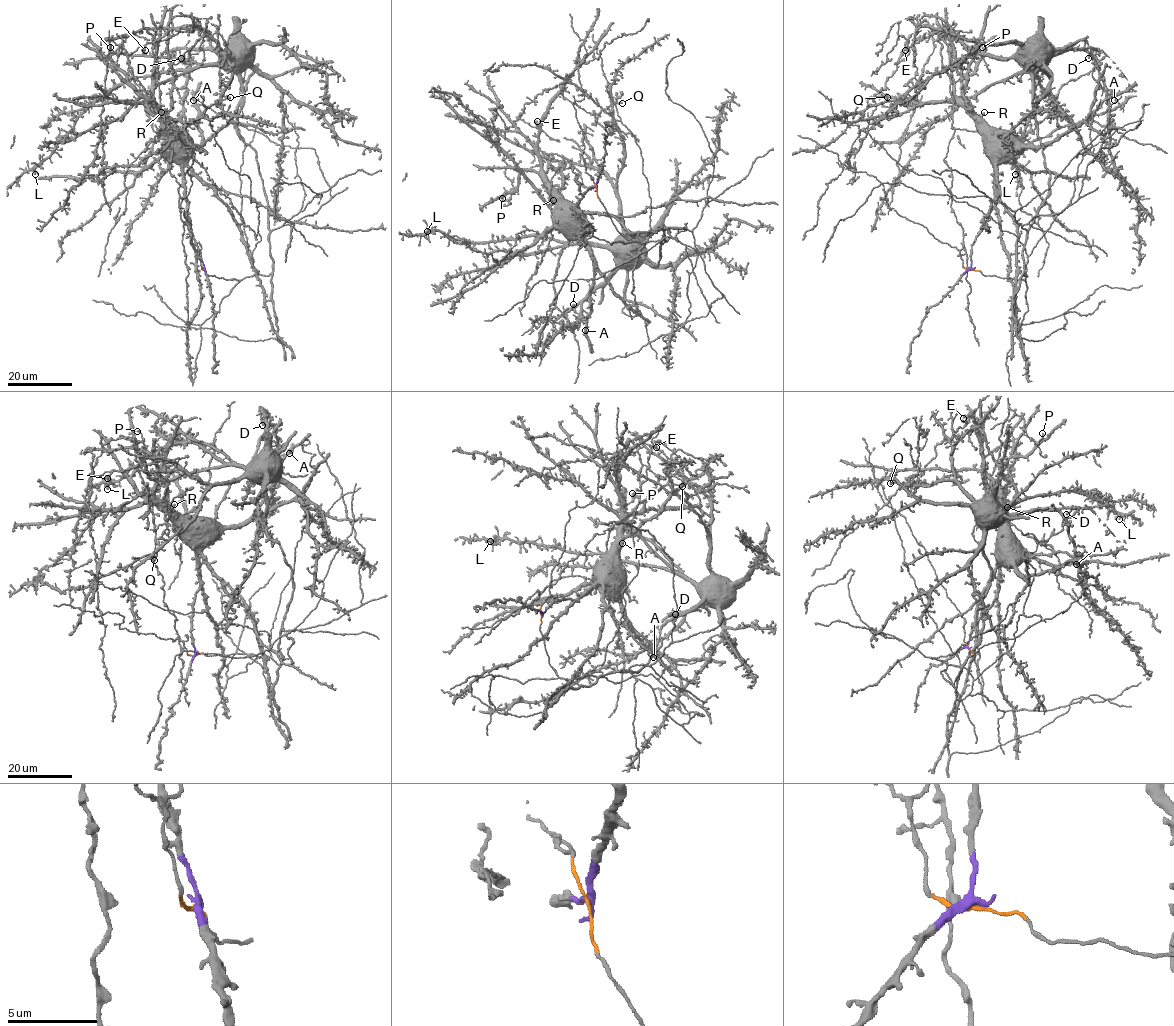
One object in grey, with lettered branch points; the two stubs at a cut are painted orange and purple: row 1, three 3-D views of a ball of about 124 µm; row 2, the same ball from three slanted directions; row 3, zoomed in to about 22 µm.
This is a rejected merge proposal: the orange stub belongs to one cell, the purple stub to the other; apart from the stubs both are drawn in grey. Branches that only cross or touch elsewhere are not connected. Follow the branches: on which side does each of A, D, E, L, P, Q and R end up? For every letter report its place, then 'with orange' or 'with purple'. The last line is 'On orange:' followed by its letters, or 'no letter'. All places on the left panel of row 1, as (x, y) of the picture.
A: (193, 100) | with purple
D: (181, 58) | with orange
E: (145, 50) | with purple
L: (35, 174) | with orange
P: (110, 47) | with purple
Q: (230, 97) | with orange
R: (161, 112) | with purple
On orange: D, L, Q

